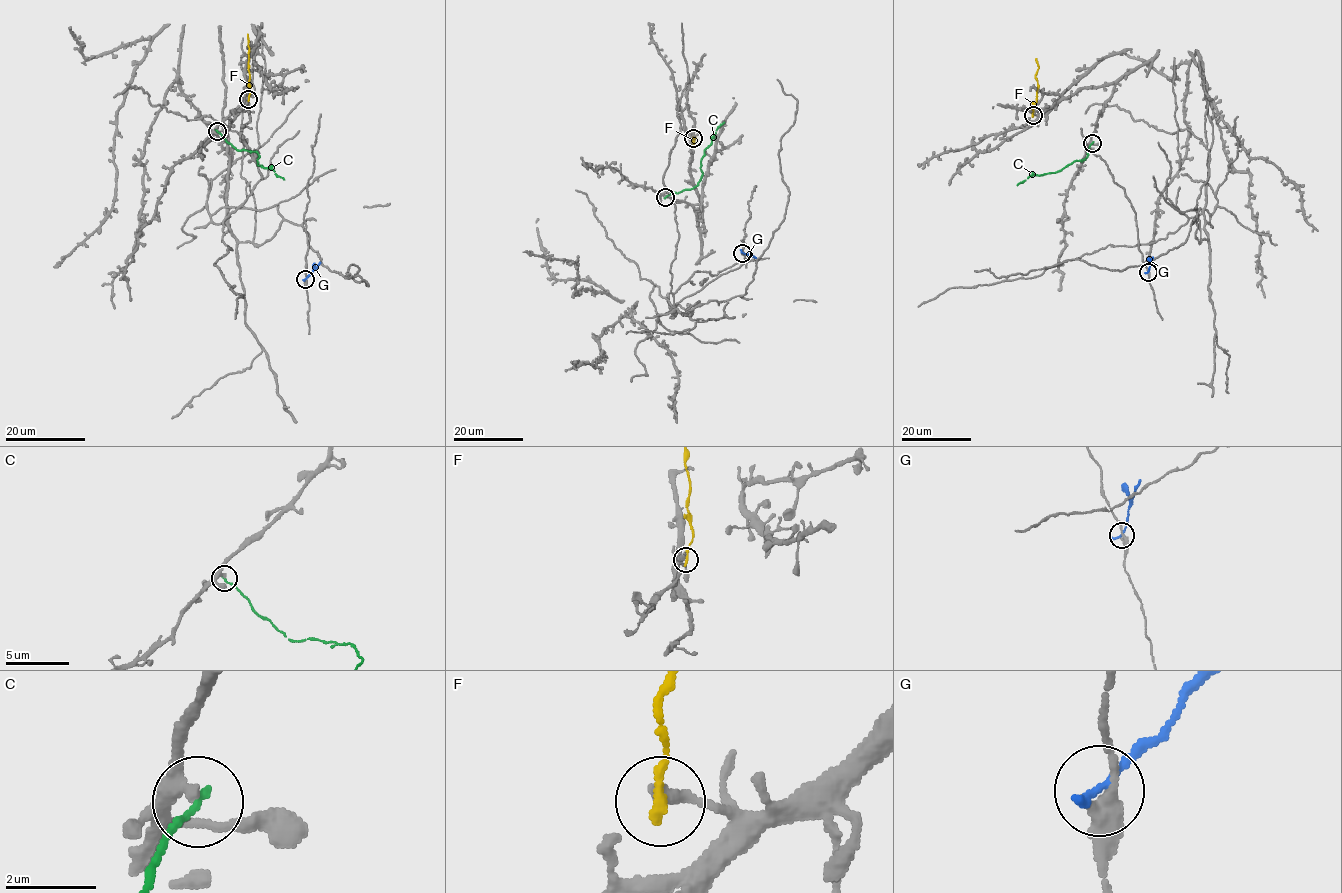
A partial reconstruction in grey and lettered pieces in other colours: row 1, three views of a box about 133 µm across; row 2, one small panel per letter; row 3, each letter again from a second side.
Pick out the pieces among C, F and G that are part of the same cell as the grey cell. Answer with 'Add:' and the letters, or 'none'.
Add: none

